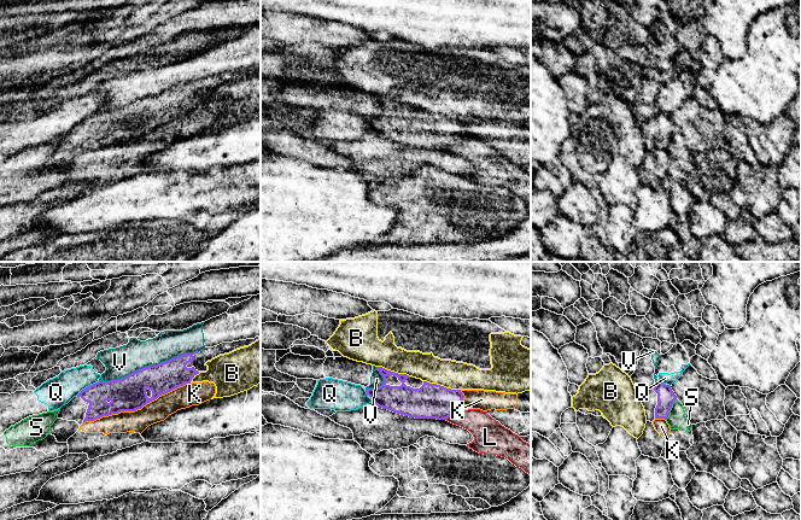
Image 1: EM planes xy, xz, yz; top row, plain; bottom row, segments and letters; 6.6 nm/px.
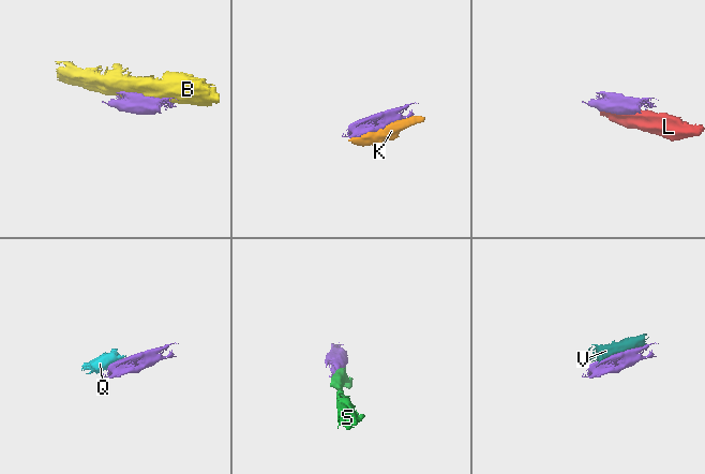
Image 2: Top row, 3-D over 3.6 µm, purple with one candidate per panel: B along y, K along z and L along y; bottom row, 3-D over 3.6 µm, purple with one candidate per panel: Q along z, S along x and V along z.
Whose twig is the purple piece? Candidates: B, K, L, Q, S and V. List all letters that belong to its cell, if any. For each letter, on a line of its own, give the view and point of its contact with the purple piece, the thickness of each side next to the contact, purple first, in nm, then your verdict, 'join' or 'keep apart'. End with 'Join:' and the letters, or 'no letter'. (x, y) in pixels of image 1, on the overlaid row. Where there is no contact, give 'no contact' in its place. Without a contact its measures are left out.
B: xz (442, 386) | 240/190 nm | keep apart
K: xy (136, 409) | 220/150 nm | keep apart
L: xz (449, 415) | 240/180 nm | keep apart
Q: xy (86, 387) | 190/200 nm | keep apart
S: yz (670, 409) | 120/130 nm | keep apart
V: xy (148, 366) | 220/200 nm | keep apart
Join: no letter

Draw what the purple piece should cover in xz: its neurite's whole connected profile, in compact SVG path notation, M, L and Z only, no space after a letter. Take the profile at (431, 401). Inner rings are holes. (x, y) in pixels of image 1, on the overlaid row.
M376 367L384 378L381 386L366 388L379 408L415 419L445 420L454 413L473 409L461 402L461 390L451 390Z

